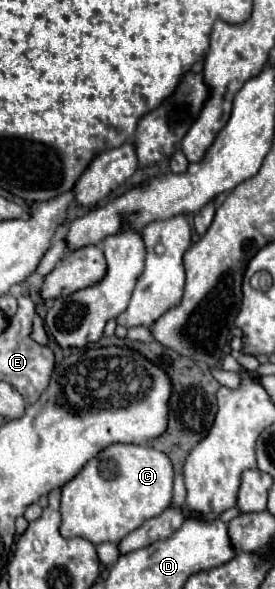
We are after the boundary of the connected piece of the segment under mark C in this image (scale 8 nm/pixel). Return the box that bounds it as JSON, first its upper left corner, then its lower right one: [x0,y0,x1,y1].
[61,444,173,544]

